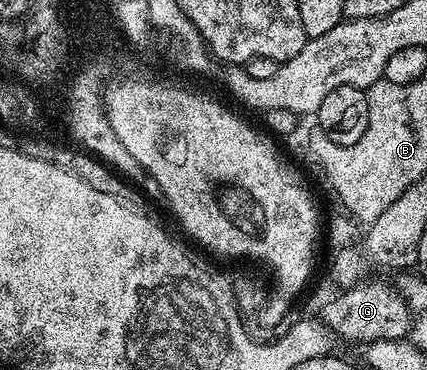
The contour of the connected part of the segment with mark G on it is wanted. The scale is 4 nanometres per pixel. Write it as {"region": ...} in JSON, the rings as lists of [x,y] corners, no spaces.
{"region":[[[360,283],[341,290],[322,309],[320,320],[339,340],[367,345],[373,341],[396,341],[409,336],[411,315],[407,303],[394,288],[384,283]]]}

